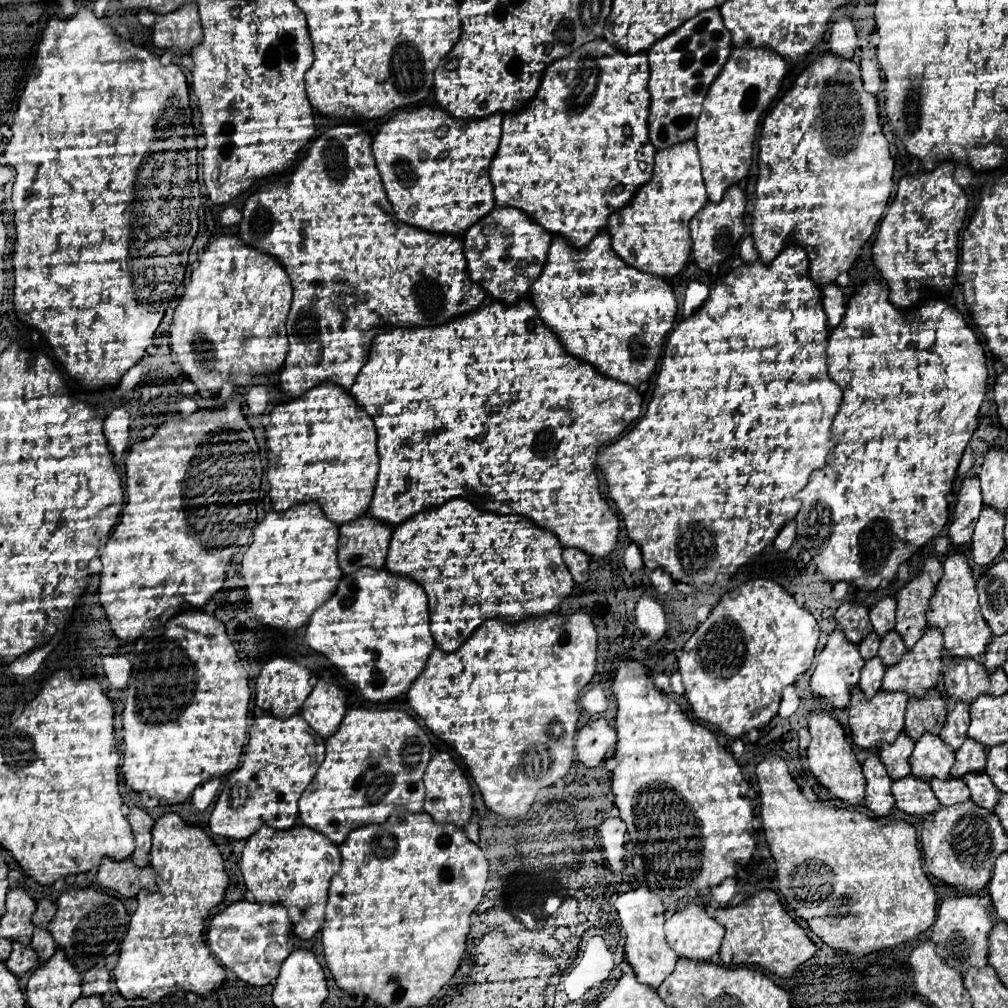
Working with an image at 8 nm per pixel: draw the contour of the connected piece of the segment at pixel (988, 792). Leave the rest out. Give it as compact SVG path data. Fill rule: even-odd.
M967 773L967 777L963 777L963 781L967 783L967 787L971 791L971 801L973 803L977 803L979 807L985 807L989 811L995 809L995 803L999 801L1001 793L991 783L987 773Z

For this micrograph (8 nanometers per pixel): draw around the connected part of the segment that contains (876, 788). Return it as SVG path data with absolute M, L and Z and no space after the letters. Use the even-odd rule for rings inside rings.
M871 753L863 763L863 775L867 779L867 809L871 809L873 817L887 817L895 805L895 799L891 795L893 781L889 779L883 763L879 763L877 753Z

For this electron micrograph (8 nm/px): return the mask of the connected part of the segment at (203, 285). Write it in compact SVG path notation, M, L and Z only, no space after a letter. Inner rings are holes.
M223 235L217 239L217 243L209 243L207 249L199 251L199 261L195 263L195 269L191 273L191 279L185 287L185 293L183 297L179 299L177 303L177 309L173 313L173 323L171 323L171 333L169 333L169 343L171 343L171 351L173 351L173 357L175 361L181 365L183 369L183 375L189 377L197 387L199 391L209 391L209 393L217 393L221 389L221 385L225 381L233 381L235 387L243 387L243 385L251 385L251 379L253 375L271 375L275 371L281 369L283 361L285 361L285 355L289 351L289 343L287 343L287 333L285 333L285 321L287 321L287 313L289 313L289 307L291 307L291 283L289 283L289 277L287 273L283 271L283 267L279 265L279 261L275 261L273 257L253 249L253 247L247 247L237 235Z

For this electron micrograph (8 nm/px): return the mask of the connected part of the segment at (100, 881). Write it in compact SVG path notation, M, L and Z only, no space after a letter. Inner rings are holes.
M103 859L97 871L97 885L103 891L119 893L119 897L123 899L137 897L141 889L159 891L155 883L155 871L151 867L145 867L145 869L135 867L131 859L127 861Z

